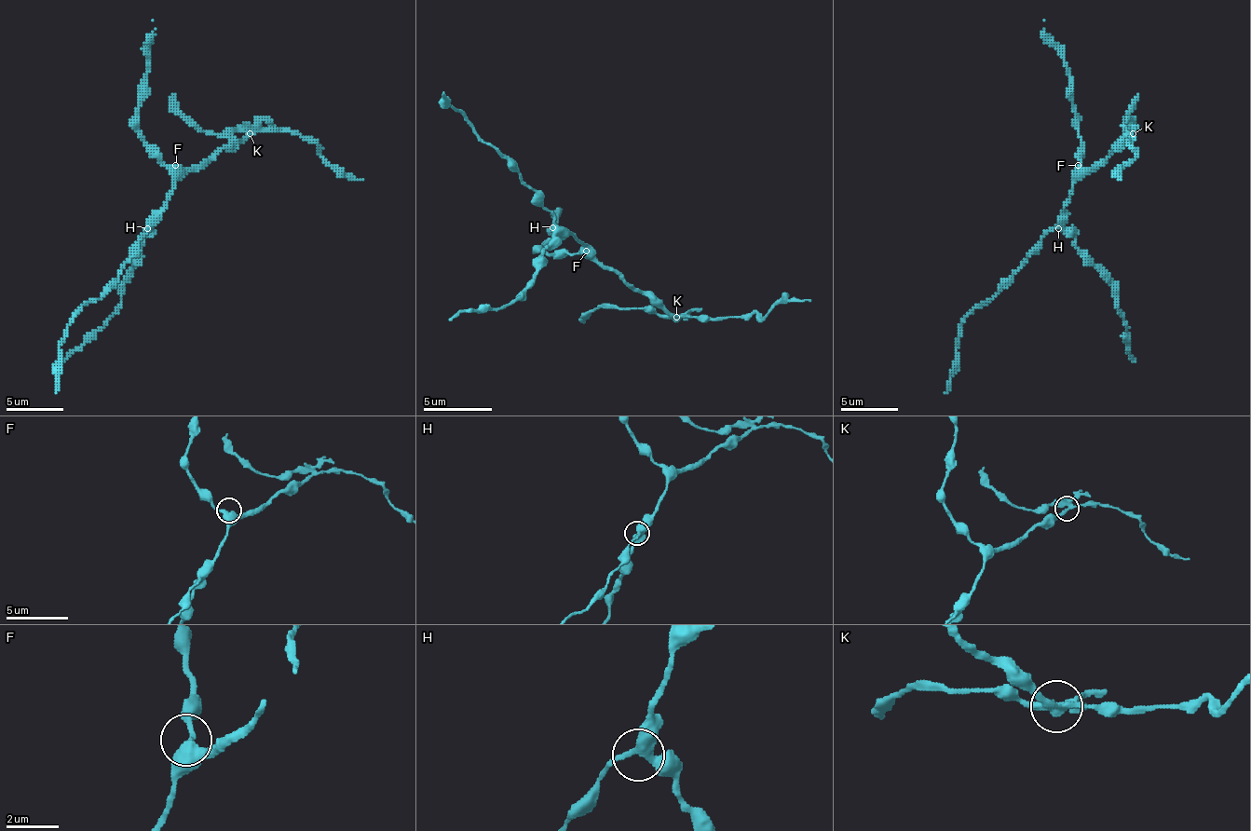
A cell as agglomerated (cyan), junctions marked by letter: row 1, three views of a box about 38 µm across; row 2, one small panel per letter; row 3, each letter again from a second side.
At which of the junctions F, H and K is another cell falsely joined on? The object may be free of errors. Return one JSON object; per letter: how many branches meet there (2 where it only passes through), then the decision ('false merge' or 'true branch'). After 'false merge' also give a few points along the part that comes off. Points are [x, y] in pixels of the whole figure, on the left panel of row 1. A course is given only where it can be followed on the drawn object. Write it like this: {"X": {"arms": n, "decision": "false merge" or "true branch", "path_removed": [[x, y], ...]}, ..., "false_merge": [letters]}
{"F": {"arms": 3, "decision": "true branch"}, "H": {"arms": 3, "decision": "true branch"}, "K": {"arms": 4, "decision": "false merge", "path_removed": [[250, 134], [292, 131], [309, 137], [337, 171], [363, 180]]}, "false_merge": ["K"]}

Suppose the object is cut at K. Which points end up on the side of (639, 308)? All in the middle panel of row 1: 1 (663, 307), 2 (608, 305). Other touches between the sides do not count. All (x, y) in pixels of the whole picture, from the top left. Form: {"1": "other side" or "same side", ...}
{"1": "other side", "2": "same side"}

